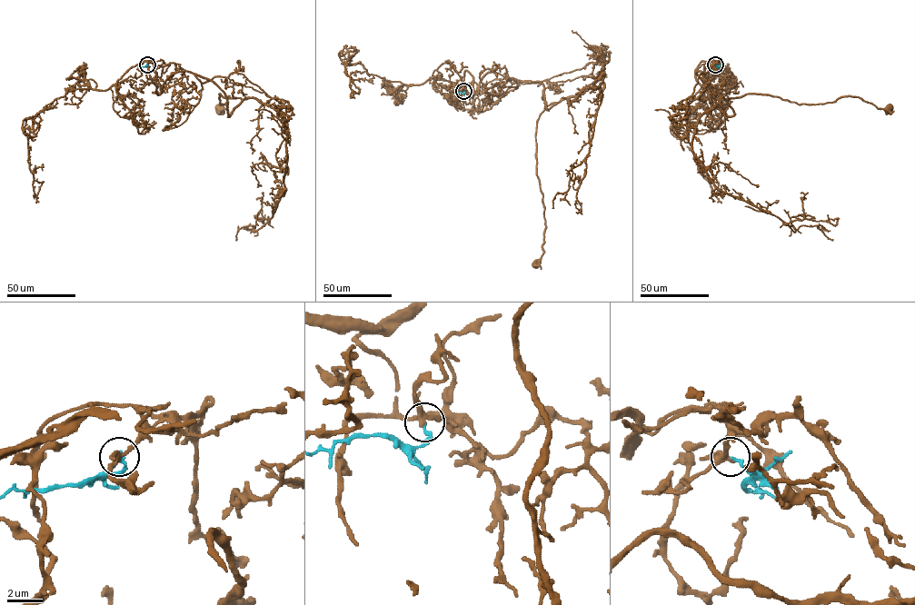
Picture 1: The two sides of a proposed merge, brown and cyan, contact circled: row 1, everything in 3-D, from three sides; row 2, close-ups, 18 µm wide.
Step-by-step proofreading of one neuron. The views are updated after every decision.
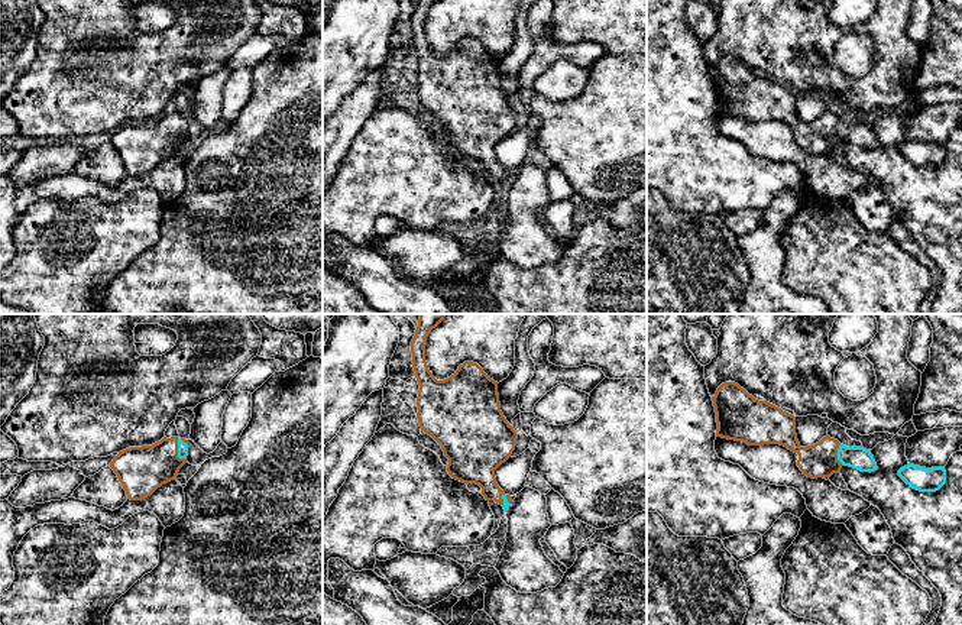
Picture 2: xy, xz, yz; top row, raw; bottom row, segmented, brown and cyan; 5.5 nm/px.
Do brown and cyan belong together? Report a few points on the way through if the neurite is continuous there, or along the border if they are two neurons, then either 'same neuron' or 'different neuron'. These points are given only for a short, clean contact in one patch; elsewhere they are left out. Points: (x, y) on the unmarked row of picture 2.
runs through xy (141, 146), (158, 141), (177, 126), (182, 123); same neuron

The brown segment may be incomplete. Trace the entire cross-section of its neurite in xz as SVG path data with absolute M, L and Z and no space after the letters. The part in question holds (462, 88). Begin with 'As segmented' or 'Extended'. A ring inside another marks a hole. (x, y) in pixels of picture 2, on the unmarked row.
Extended. M418 0L411 17L412 43L420 61L417 94L421 107L441 122L448 135L447 148L453 155L466 161L479 161L485 175L495 177L506 188L512 172L505 171L498 162L495 146L511 133L518 110L501 87L498 58L490 55L477 39L464 38L454 51L444 56L433 52L425 38L425 20L428 10L437 1Z

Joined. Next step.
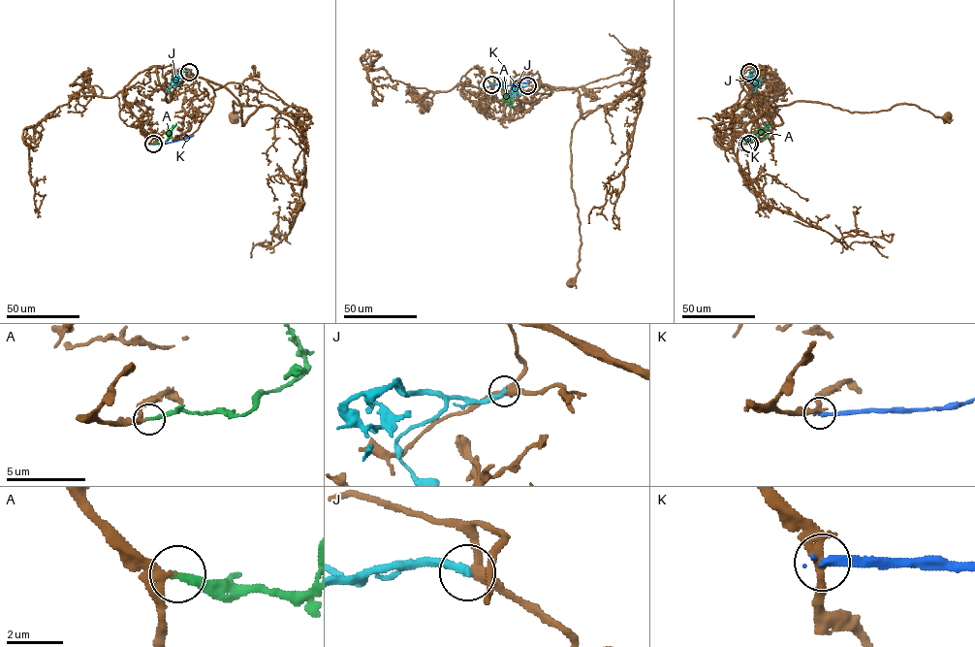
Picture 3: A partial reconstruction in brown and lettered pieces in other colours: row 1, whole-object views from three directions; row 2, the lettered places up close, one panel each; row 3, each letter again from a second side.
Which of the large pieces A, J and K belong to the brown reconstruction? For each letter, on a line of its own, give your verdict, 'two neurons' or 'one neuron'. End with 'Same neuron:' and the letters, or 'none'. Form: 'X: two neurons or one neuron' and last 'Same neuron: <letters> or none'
A: one neuron
J: two neurons
K: two neurons
Same neuron: A

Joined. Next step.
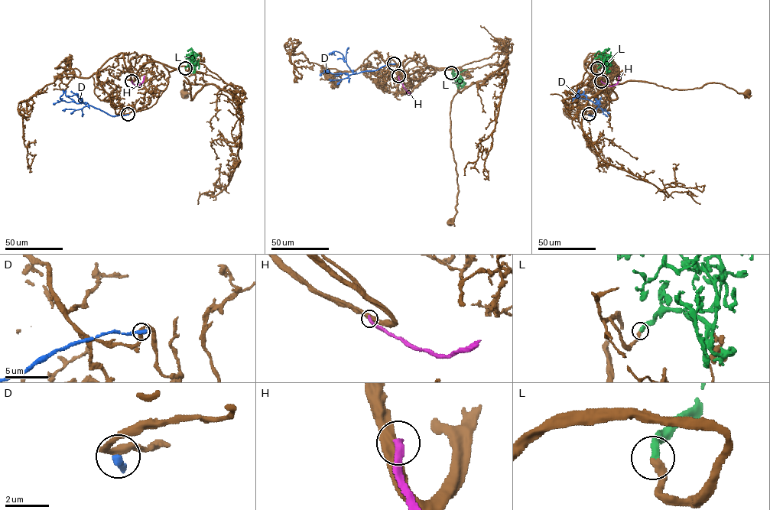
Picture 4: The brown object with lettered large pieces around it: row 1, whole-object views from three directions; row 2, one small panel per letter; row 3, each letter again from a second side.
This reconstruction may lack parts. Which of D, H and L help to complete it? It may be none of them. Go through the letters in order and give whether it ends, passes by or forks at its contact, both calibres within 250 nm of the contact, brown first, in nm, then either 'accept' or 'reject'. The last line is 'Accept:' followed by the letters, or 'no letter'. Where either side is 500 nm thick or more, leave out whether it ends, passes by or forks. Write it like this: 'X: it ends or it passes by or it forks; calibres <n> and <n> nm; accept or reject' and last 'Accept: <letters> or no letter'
D: it ends; calibres 320 and 420 nm; reject
H: it ends; calibres 460 and 360 nm; reject
L: it ends; calibres 320 and 360 nm; accept
Accept: L

